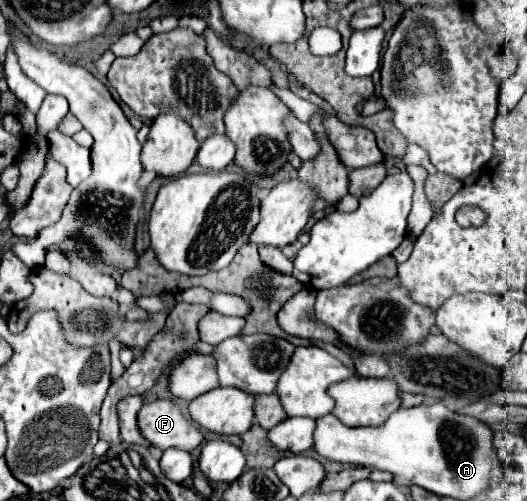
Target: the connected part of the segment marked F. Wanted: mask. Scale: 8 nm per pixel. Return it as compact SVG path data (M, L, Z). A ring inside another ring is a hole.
M156 400L144 404L138 412L138 426L142 436L158 450L182 448L192 452L204 442L202 430L192 422L178 404L170 400Z

